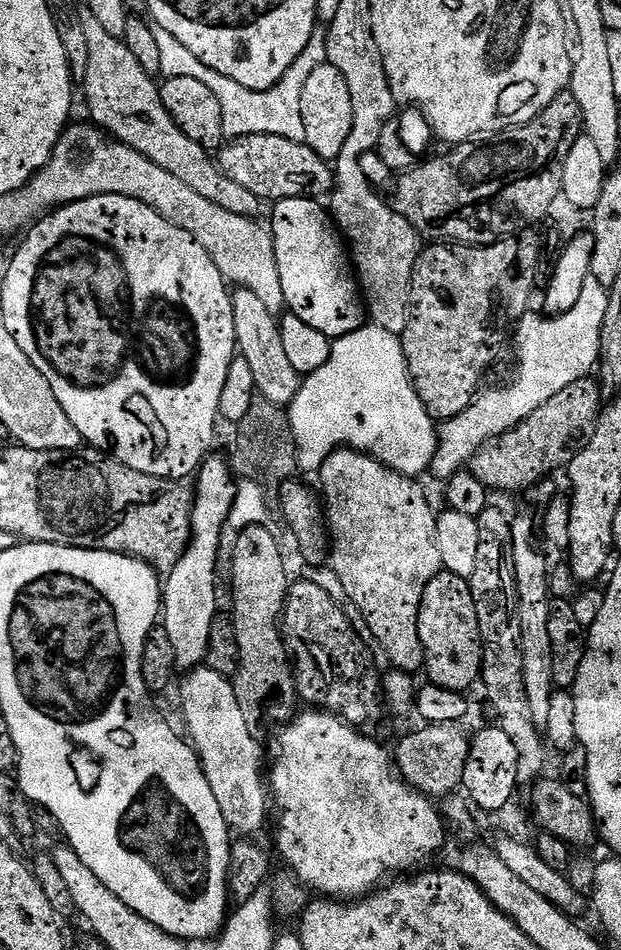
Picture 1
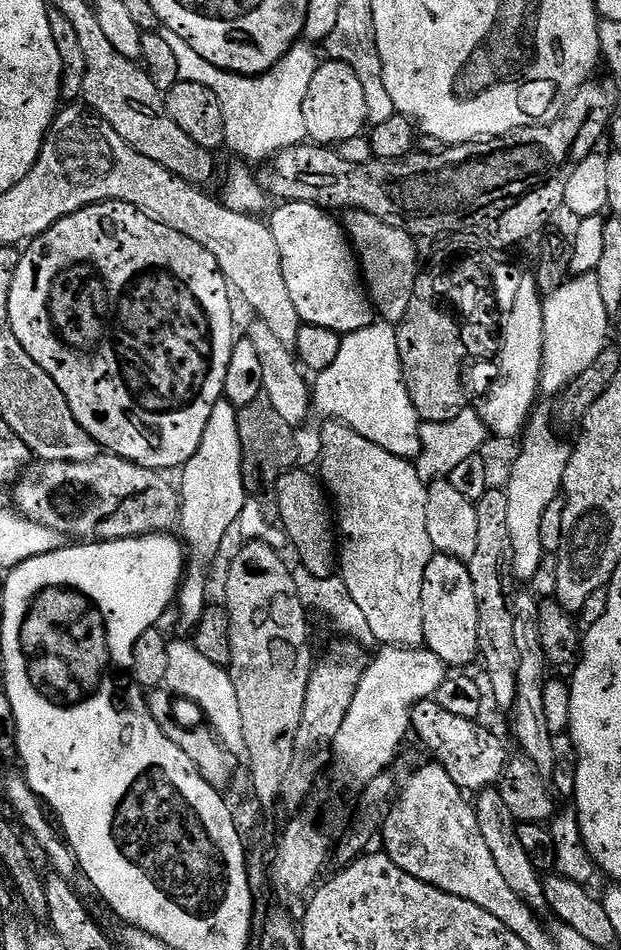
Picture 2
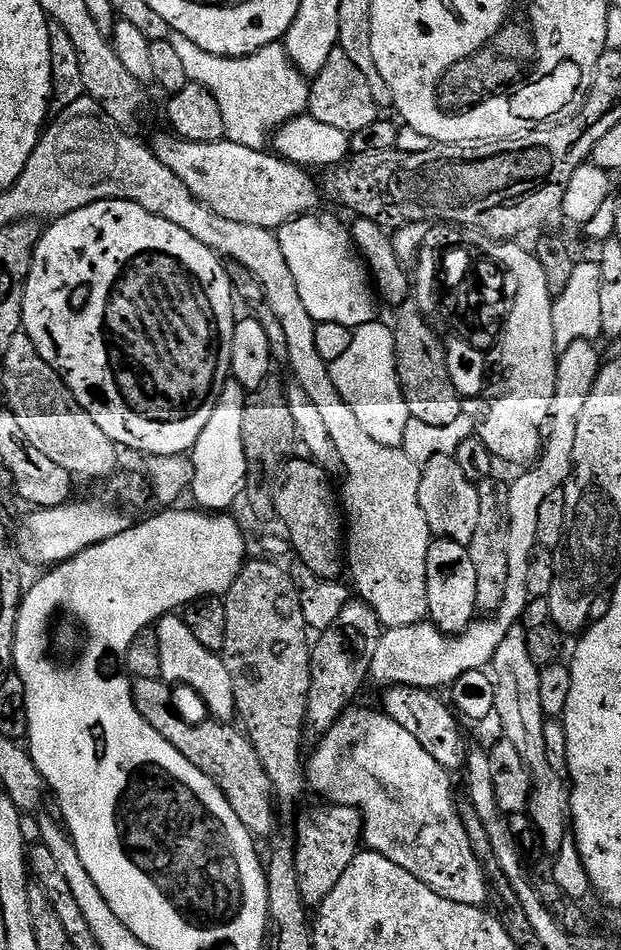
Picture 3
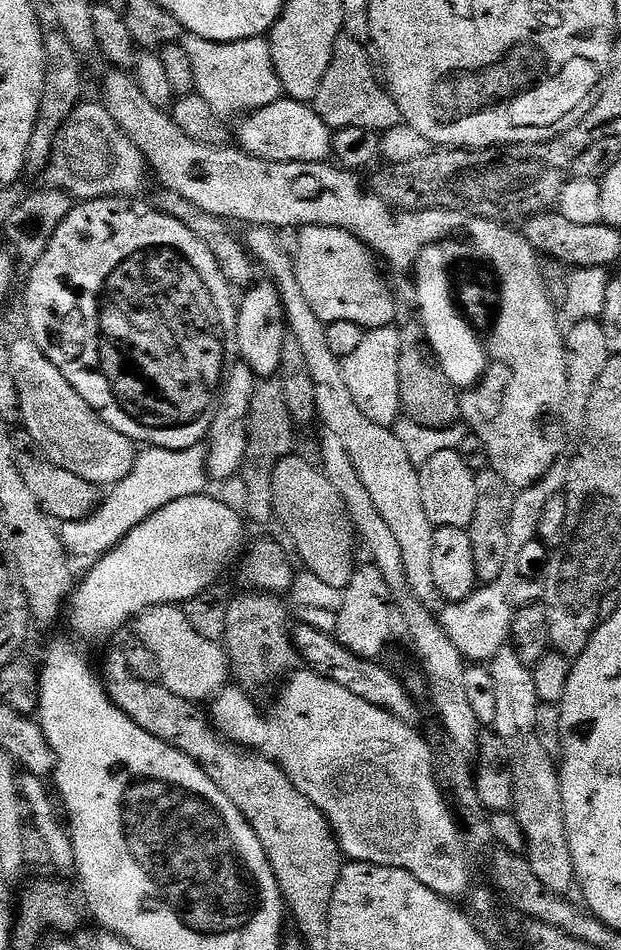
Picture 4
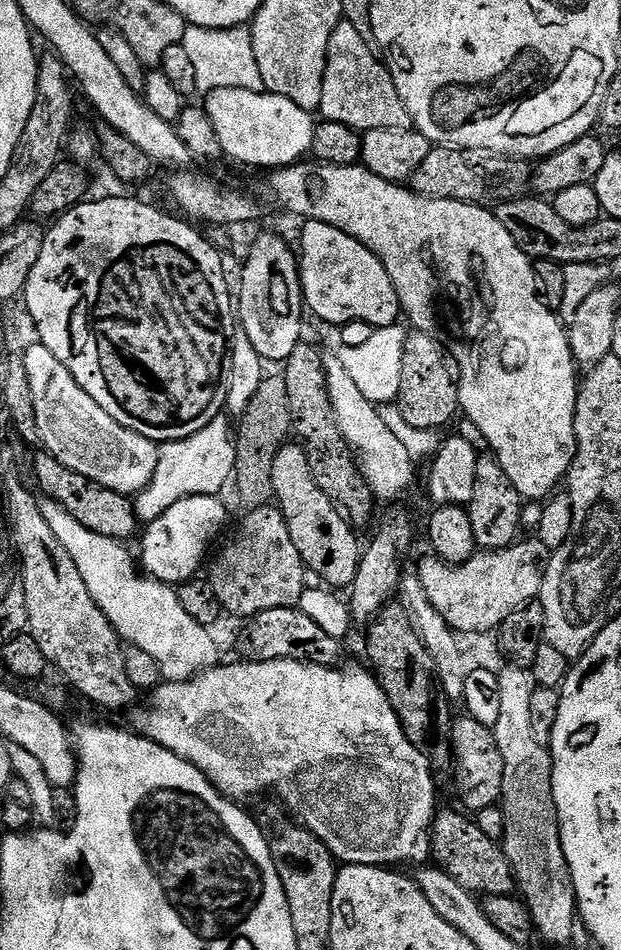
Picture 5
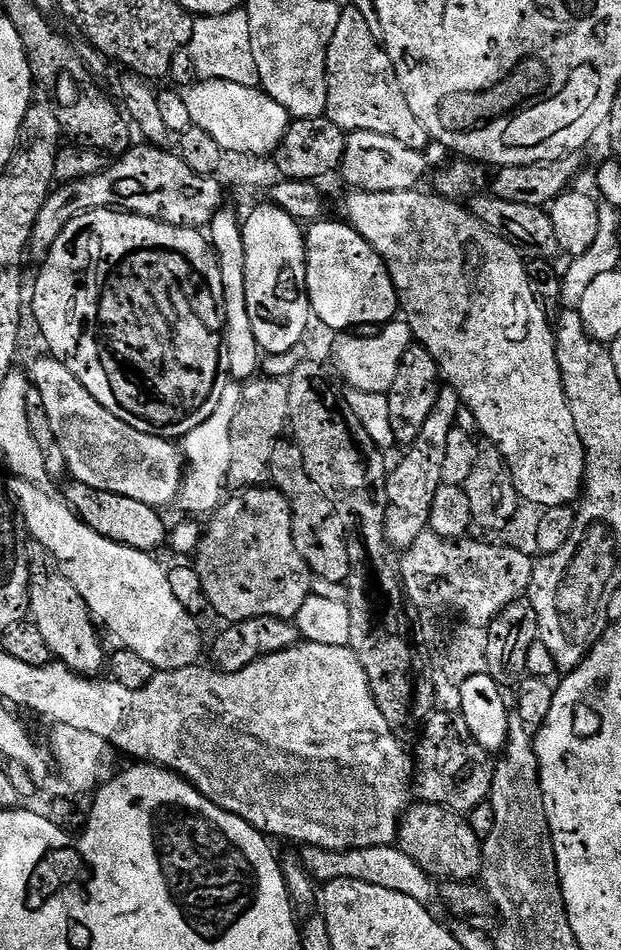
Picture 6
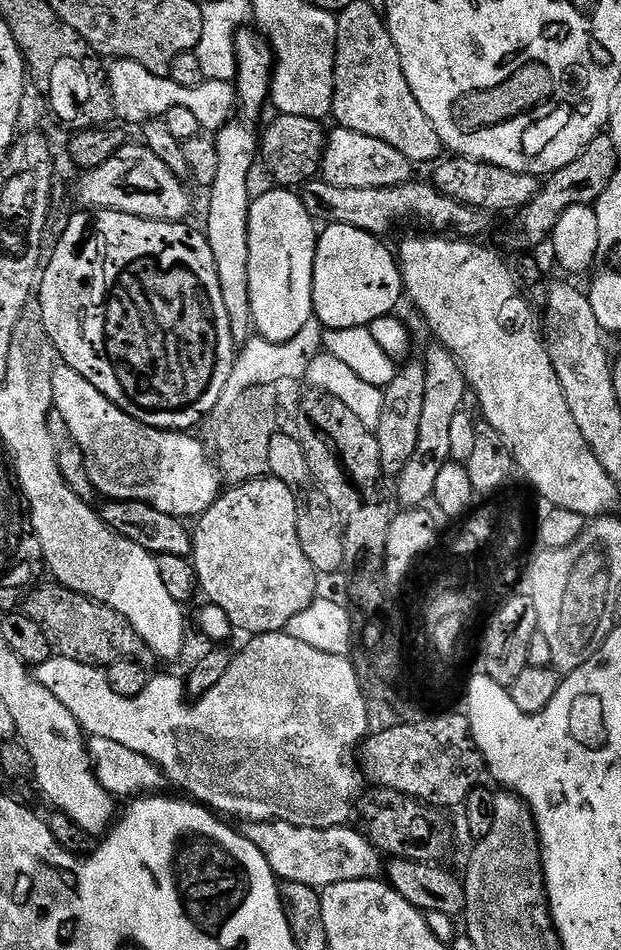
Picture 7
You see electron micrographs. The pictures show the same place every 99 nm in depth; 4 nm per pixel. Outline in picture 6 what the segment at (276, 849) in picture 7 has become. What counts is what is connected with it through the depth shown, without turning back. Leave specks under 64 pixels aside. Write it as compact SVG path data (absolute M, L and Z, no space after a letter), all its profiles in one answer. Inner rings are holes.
M387 844L386 846L370 846L339 852L329 848L308 846L303 849L302 859L313 880L327 882L329 880L361 880L370 882L370 886L382 886L386 890L398 890L398 894L406 894L406 898L414 898L414 902L422 902L433 916L440 918L446 909L441 903L440 889L437 881L410 858L404 849Z

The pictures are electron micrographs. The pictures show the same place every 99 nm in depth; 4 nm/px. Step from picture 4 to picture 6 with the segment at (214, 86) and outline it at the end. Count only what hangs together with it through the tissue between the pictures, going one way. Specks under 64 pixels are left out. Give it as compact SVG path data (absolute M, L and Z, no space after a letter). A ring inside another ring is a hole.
M247 11L196 16L194 34L186 50L194 58L194 70L198 70L200 80L238 82L238 86L247 88L257 87L260 83L258 66L254 66L254 50L250 50L250 18Z

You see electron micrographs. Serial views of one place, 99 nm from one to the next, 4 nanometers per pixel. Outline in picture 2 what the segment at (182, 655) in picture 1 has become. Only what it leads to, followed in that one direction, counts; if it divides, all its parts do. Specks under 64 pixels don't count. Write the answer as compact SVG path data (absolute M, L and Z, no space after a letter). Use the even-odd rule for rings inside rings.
M217 399L214 410L208 412L206 434L200 436L200 445L194 458L190 458L179 473L181 506L178 532L186 549L186 567L184 578L180 581L178 608L180 604L180 624L188 630L195 629L210 603L208 567L215 562L228 531L237 527L246 503L237 411L228 400Z

